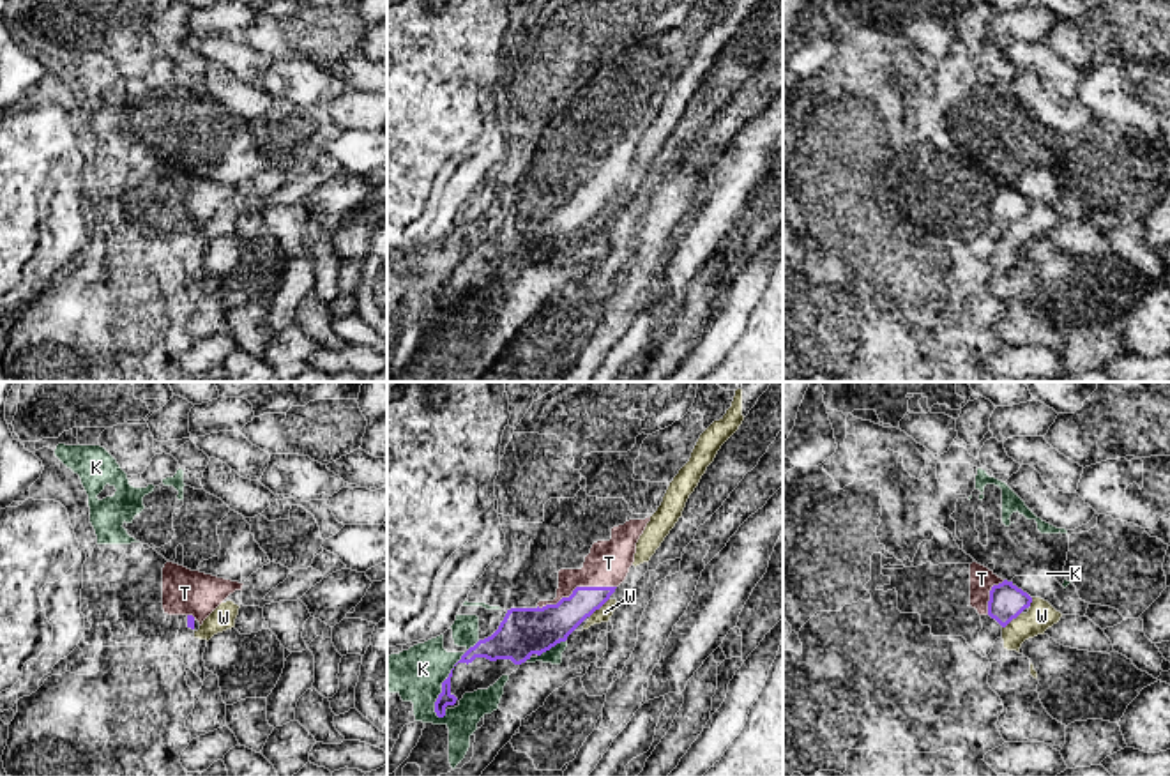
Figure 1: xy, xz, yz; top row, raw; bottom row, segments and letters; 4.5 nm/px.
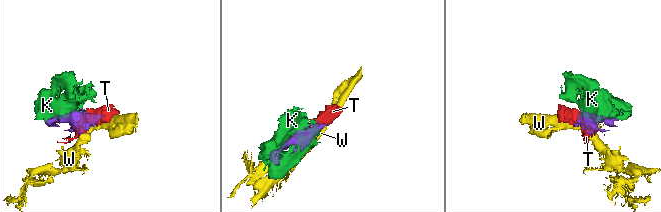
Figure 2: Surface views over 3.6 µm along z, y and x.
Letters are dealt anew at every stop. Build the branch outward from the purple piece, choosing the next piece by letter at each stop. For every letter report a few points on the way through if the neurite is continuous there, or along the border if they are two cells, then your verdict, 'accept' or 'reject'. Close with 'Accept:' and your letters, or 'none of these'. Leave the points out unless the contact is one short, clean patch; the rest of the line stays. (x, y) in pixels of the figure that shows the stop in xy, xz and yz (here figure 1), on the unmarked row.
K: reject
T: accept
W: reject
Accept: T

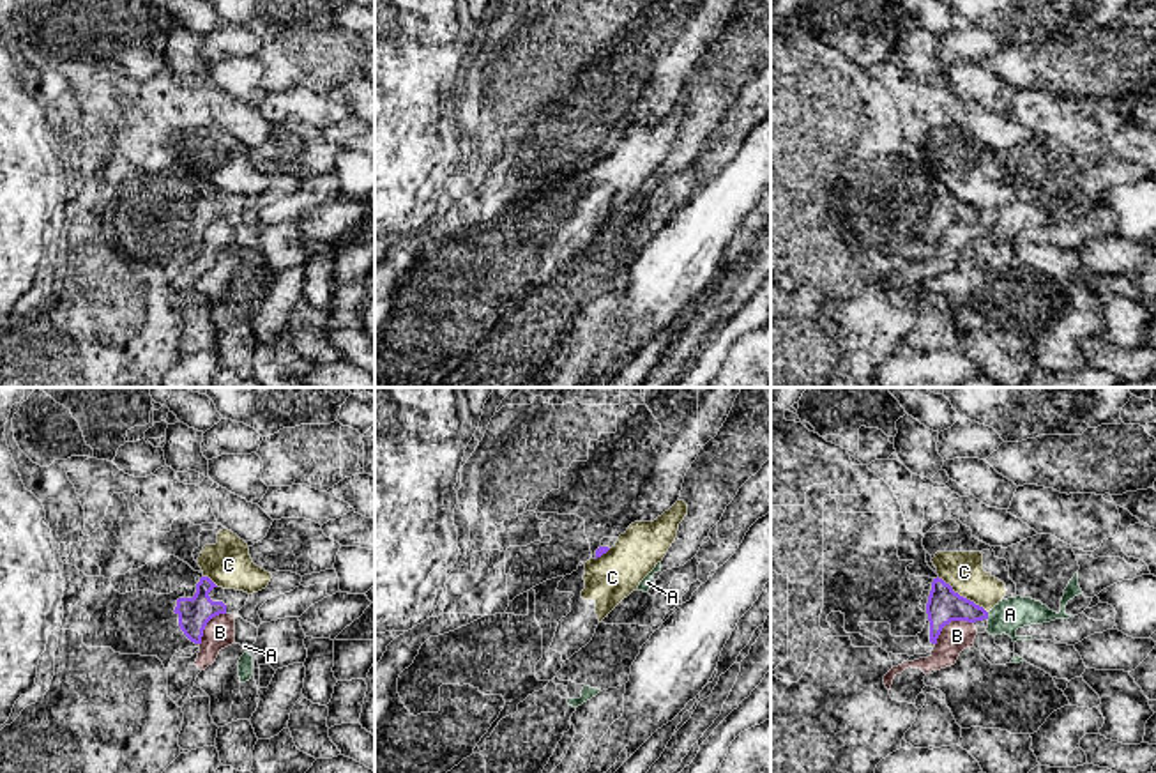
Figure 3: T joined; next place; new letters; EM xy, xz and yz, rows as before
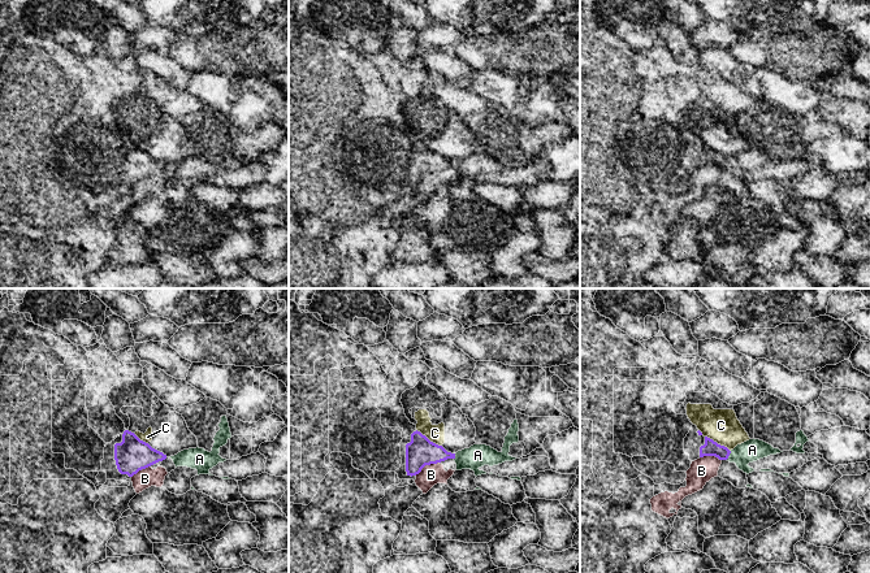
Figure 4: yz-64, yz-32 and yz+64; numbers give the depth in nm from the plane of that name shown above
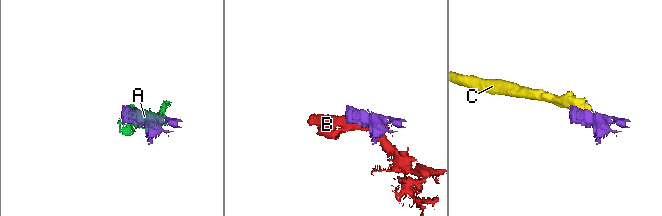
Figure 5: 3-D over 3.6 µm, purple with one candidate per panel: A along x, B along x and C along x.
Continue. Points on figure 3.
A: border yz (987, 216), (988, 221); reject
B: reject
C: border yz (937, 181), (987, 216); reject
Accept: none of these

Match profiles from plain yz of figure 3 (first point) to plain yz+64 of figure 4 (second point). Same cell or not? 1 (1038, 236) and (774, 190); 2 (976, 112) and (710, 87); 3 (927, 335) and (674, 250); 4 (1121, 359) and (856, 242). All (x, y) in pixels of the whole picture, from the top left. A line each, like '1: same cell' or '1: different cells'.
1: different cells
2: same cell
3: same cell
4: different cells

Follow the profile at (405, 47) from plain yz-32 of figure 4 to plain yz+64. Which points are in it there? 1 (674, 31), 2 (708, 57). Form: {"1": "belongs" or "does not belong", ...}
{"1": "belongs", "2": "does not belong"}

